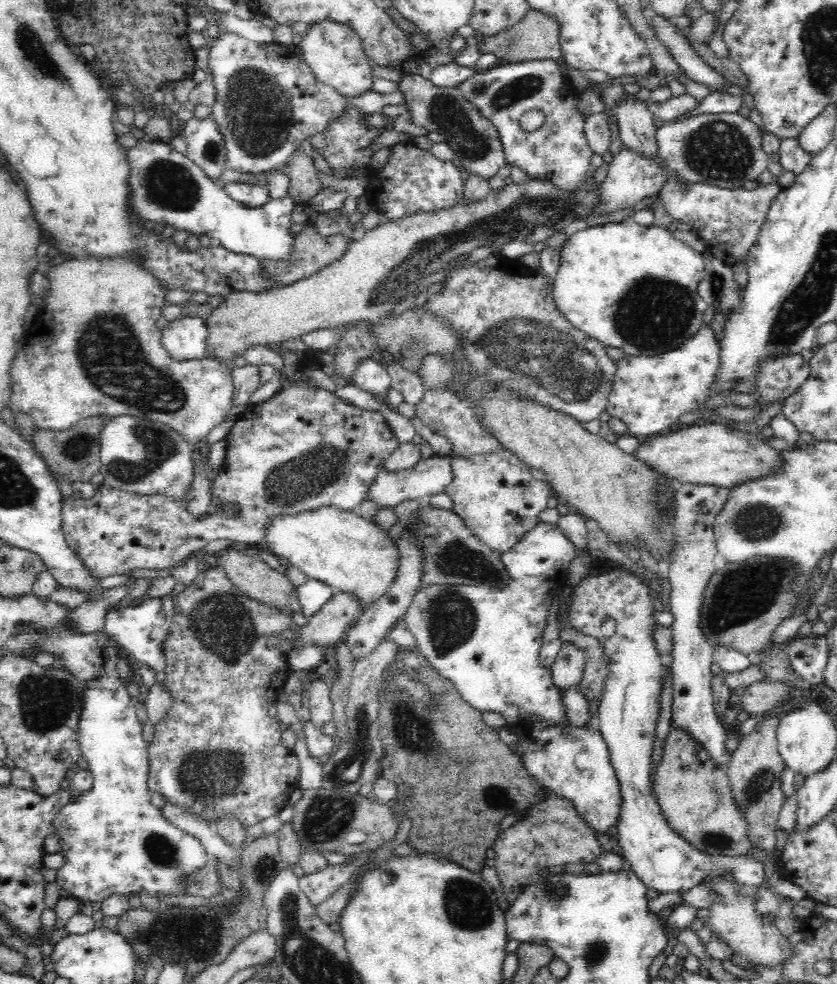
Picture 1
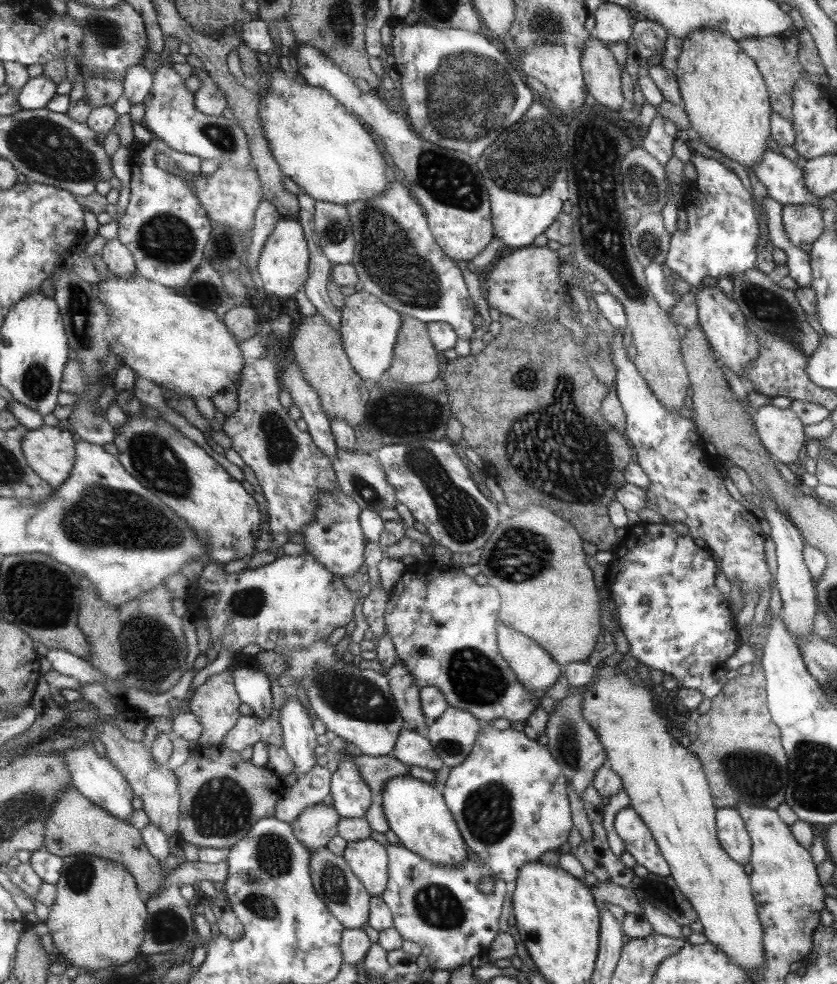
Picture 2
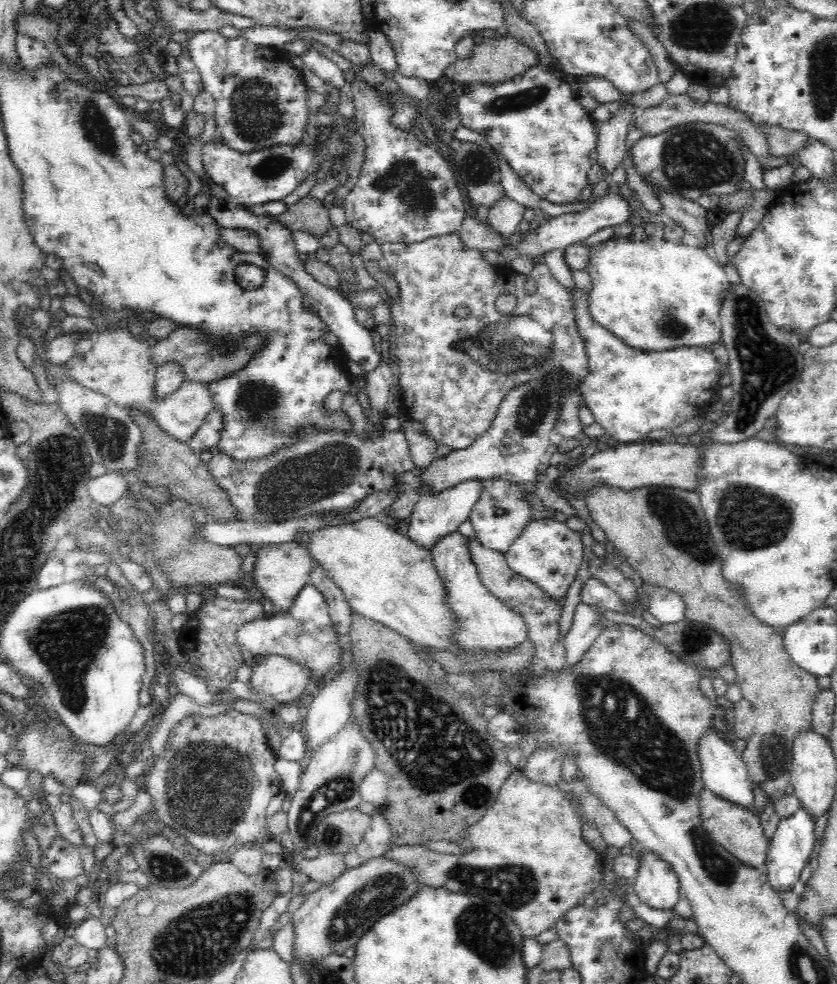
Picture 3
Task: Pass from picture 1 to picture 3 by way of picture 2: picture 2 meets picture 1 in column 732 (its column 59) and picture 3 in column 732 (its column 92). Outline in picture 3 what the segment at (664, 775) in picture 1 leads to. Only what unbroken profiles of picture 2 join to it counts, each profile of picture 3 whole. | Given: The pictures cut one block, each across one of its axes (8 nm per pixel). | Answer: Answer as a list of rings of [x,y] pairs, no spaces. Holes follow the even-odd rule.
[[[706,786],[700,789],[697,799],[699,819],[707,836],[741,860],[742,864],[765,871],[769,842],[763,835],[759,814],[742,804],[722,799]]]

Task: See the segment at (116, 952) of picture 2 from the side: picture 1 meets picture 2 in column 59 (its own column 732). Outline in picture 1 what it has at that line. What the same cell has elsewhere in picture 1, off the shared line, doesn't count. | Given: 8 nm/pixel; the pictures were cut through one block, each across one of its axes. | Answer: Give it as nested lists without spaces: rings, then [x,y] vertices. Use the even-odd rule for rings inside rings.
[[[706,880],[704,884],[713,886],[713,890],[719,894],[718,900],[709,906],[708,917],[711,931],[717,932],[725,940],[733,950],[736,961],[747,960],[764,967],[781,966],[790,956],[792,944],[778,930],[774,922],[768,918],[762,919],[754,911],[755,900],[740,897],[736,893],[738,885],[731,880]]]

